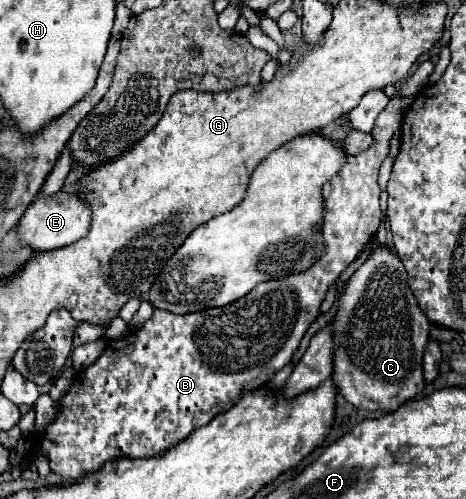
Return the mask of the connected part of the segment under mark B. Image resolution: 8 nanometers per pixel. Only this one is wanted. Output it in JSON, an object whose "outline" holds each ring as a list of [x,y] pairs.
{"outline":[[[405,95],[391,99],[379,113],[375,127],[371,129],[373,143],[363,153],[347,155],[345,165],[339,169],[339,173],[323,185],[321,233],[325,249],[321,257],[311,265],[311,269],[259,283],[251,293],[225,307],[203,309],[189,315],[153,311],[153,317],[141,329],[131,331],[119,341],[111,341],[103,355],[75,377],[73,387],[61,399],[55,423],[47,427],[37,443],[37,449],[49,457],[51,471],[63,475],[67,481],[77,481],[119,455],[139,459],[161,455],[175,443],[183,441],[191,431],[207,425],[215,415],[233,407],[243,393],[255,391],[265,385],[291,361],[309,325],[319,315],[319,307],[331,285],[339,279],[347,265],[355,261],[361,249],[377,235],[381,227],[383,213],[379,205],[381,189],[377,183],[377,173],[381,161],[389,155],[389,141],[393,133],[399,131],[403,113],[411,105],[411,101],[413,99]]]}

